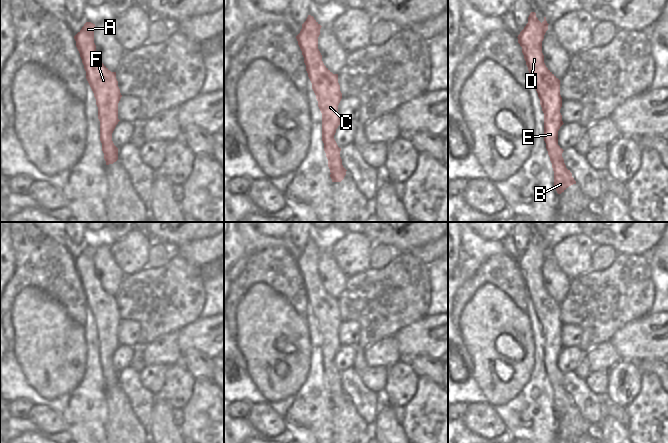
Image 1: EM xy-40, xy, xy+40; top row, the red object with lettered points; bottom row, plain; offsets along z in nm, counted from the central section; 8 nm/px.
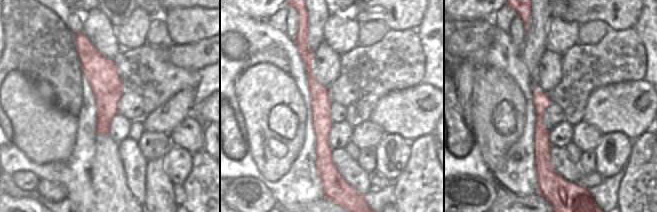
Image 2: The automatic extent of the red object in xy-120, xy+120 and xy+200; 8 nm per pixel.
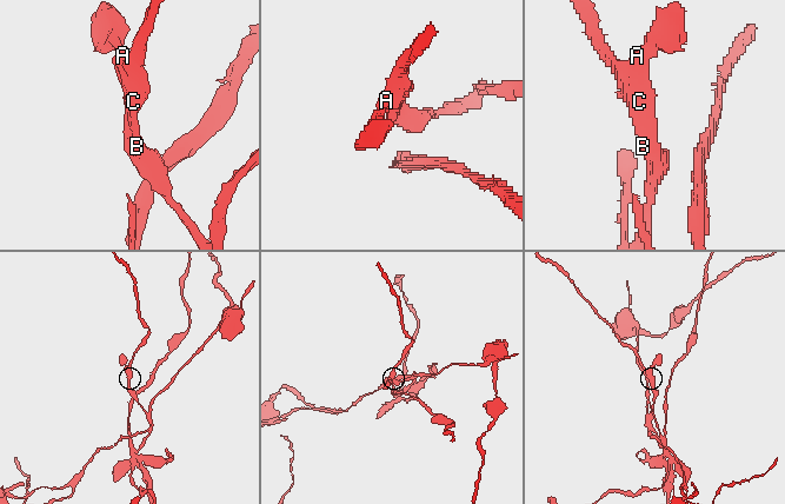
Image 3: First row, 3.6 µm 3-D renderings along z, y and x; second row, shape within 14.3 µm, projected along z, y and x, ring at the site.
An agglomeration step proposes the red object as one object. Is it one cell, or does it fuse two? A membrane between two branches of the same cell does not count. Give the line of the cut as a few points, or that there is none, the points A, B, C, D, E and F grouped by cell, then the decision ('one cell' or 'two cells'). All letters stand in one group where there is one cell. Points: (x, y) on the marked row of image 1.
cut xy (343, 167), (334, 167), (330, 172); groups A C D E F / B; two cells

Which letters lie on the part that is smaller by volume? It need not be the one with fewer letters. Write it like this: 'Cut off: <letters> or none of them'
Cut off: A, C, D, E, F

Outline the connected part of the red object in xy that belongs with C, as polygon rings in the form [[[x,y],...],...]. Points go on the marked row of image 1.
[[[308,15],[296,39],[304,57],[306,71],[312,83],[318,107],[322,113],[322,141],[331,173],[334,167],[343,168],[340,157],[341,148],[334,139],[336,129],[340,125],[338,105],[342,99],[342,93],[338,83],[338,74],[333,74],[324,65],[318,49],[321,27],[313,16]]]

